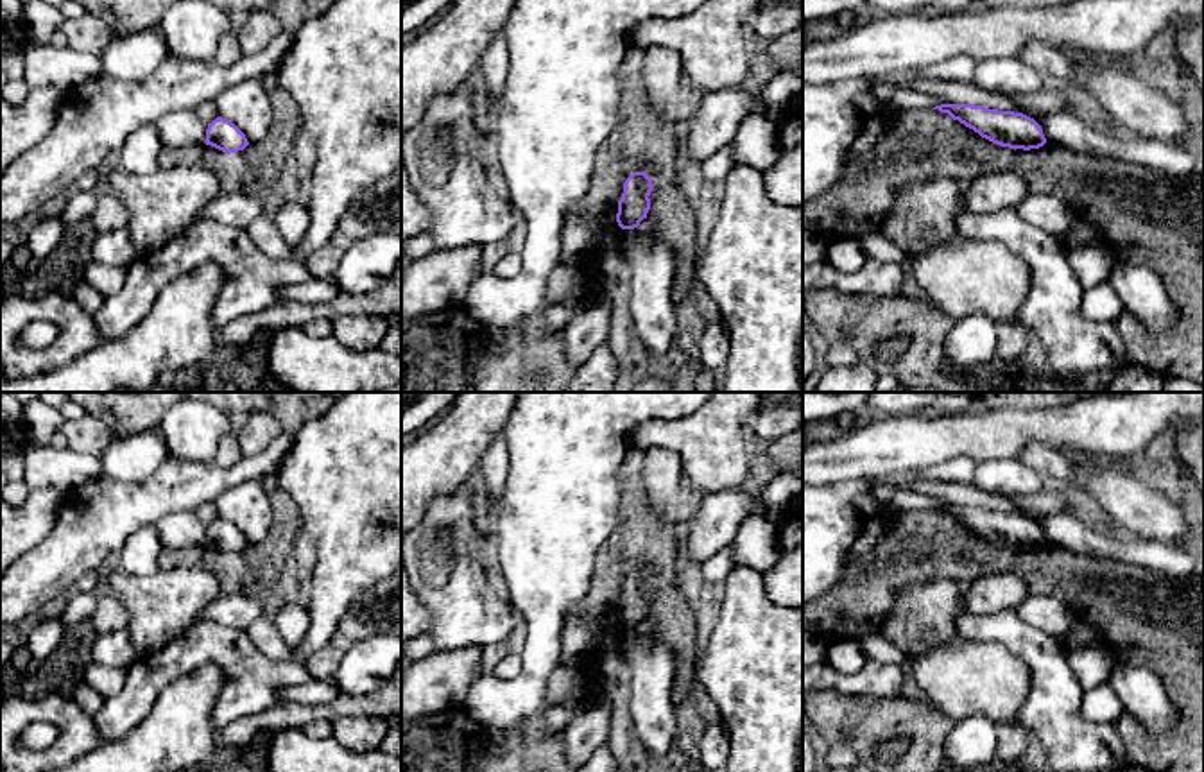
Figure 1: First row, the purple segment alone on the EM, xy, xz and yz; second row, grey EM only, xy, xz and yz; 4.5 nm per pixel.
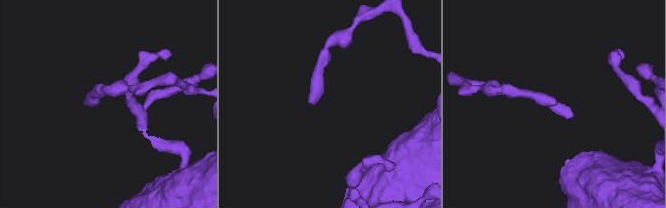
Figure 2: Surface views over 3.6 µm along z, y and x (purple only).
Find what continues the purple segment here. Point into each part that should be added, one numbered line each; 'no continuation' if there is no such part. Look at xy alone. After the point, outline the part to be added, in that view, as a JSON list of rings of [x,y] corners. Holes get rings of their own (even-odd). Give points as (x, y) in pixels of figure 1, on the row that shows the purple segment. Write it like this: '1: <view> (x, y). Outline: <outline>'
no continuation

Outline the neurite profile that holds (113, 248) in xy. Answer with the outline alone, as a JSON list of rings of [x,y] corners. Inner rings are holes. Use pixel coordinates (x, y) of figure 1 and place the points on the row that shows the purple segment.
[[[127,227],[97,233],[97,238],[91,245],[91,254],[93,254],[93,260],[124,269],[124,270],[138,256]]]

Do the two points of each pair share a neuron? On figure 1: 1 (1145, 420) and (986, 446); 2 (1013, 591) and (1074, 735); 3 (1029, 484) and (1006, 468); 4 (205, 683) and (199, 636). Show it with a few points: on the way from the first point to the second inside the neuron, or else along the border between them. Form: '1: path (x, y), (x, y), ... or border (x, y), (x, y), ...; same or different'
1: path (1106, 427), (1025, 427); same
2: border (1014, 609), (971, 613); different
3: path (1023, 480), (1011, 473); same
4: border (224, 674), (205, 663), (167, 688); different

